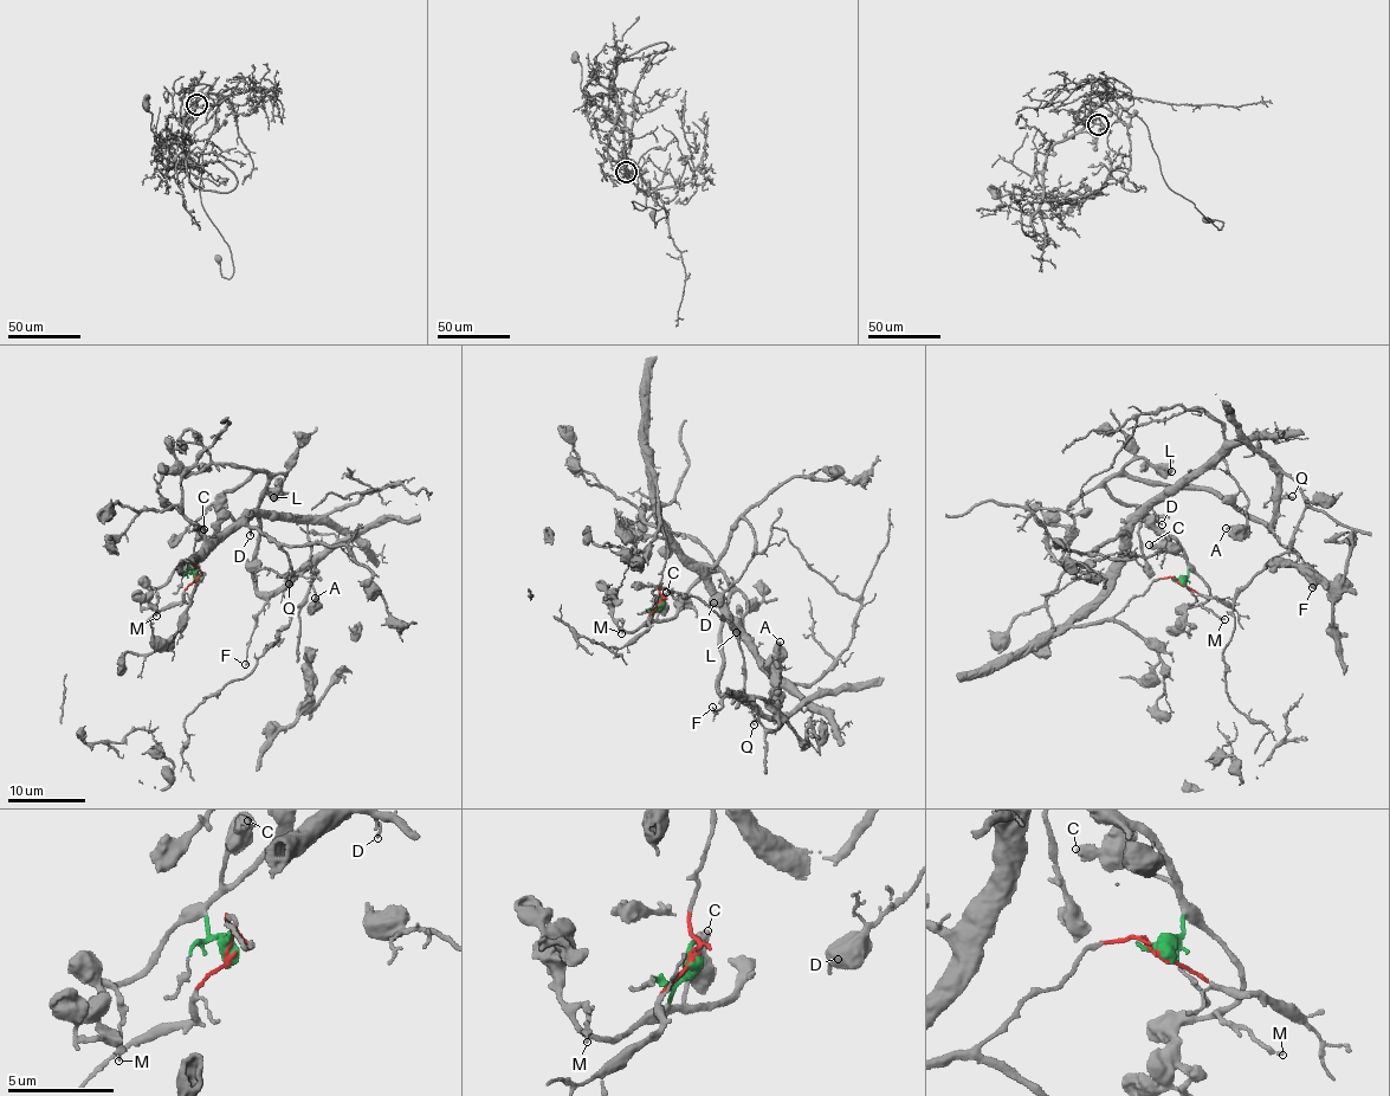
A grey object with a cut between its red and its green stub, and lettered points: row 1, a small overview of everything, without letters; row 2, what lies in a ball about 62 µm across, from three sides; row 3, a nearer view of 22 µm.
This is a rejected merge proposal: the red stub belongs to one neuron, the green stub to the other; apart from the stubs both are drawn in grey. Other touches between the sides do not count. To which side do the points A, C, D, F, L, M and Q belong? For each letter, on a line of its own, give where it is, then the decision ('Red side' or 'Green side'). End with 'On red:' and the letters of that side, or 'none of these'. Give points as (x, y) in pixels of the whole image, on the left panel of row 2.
A: Place: (315, 598). Red side
C: Place: (204, 529). Green side
D: Place: (250, 535). Red side
F: Place: (245, 664). Green side
L: Place: (273, 497). Green side
M: Place: (156, 616). Green side
Q: Place: (289, 584). Green side
On red: A, D

